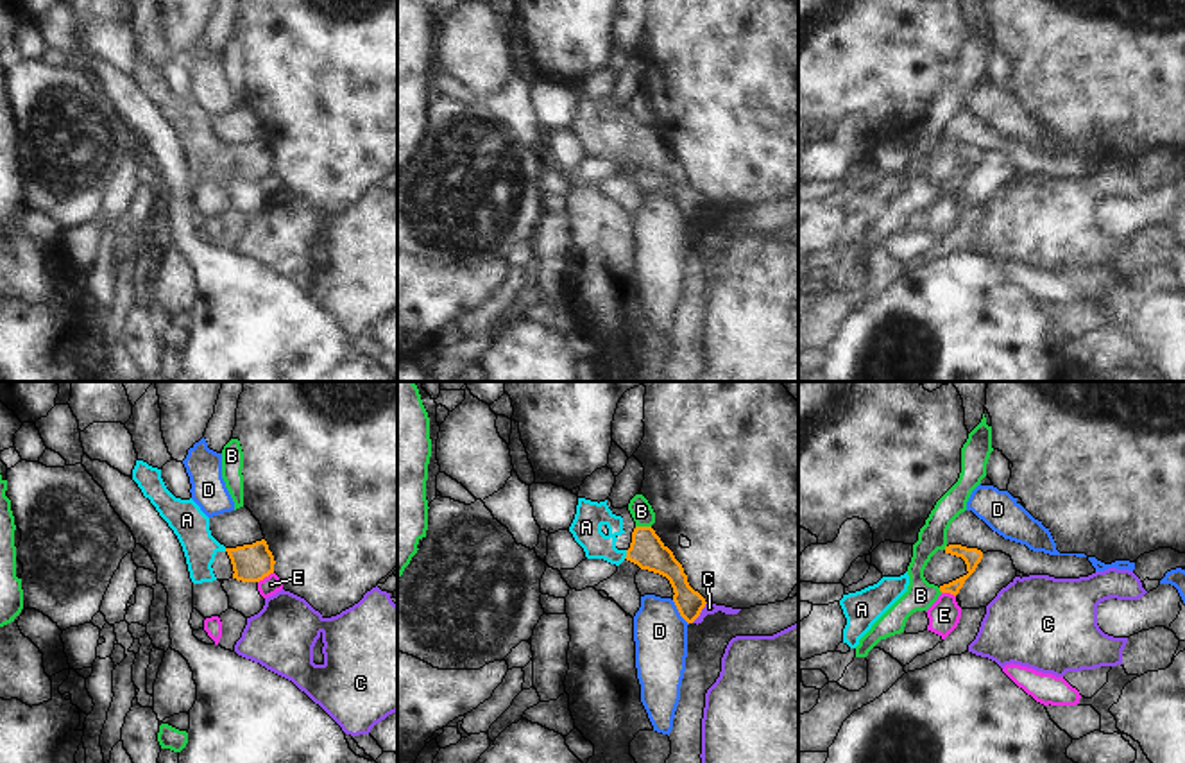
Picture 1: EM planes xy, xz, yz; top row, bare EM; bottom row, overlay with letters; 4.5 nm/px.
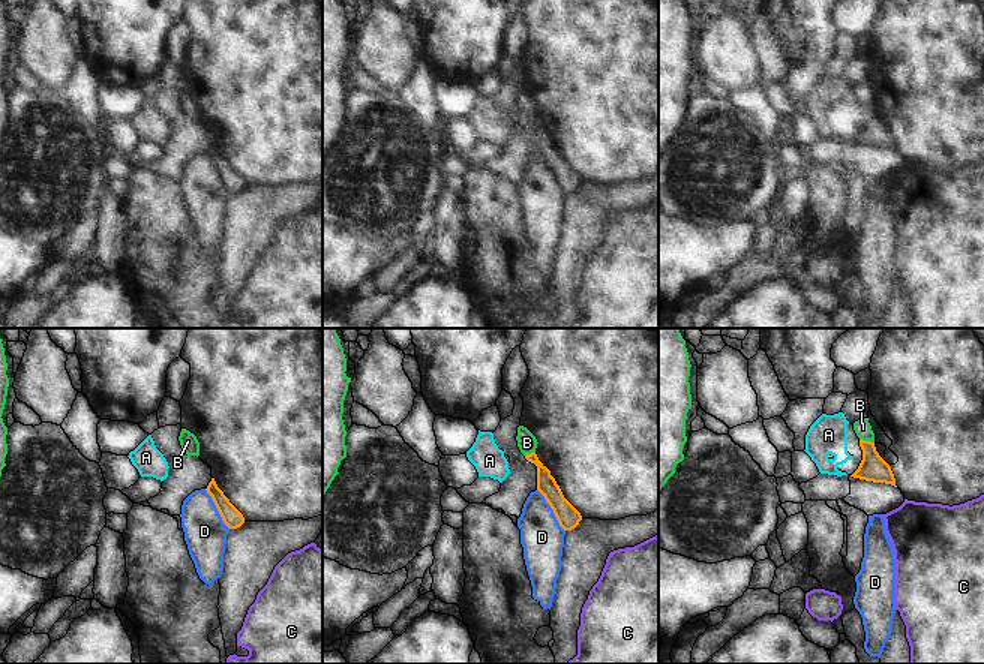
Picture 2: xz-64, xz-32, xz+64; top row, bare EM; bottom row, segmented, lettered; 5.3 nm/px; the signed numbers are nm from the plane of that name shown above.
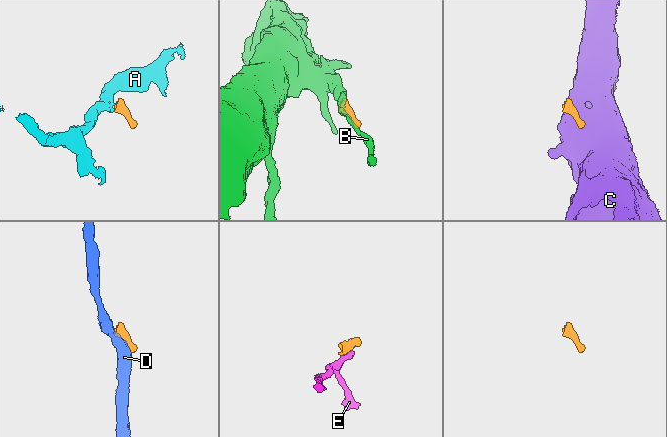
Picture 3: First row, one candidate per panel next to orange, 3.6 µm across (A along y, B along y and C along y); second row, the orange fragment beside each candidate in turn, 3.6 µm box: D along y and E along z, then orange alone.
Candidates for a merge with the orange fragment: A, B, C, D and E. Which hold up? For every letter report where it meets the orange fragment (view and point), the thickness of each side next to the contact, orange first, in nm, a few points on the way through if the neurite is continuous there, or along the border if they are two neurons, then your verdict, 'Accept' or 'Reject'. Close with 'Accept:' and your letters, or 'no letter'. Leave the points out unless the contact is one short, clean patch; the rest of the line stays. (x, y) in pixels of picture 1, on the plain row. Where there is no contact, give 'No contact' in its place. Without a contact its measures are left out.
A: Touches orange at xz (627, 153). Thickness 160 nm (orange) against 140 nm. Path across: xz (647, 149), (627, 153), (611, 153), (586, 126). Accept
B: Touches orange at xz (643, 126). Thickness 160 nm (orange) against 100 nm. Boundary: xz (636, 124), (650, 126). Reject
C: Touches orange at xz (700, 210). Thickness 120 nm (orange) against 50 nm. Boundary: xz (706, 201), (691, 221). Reject
D: Touches orange at xz (679, 210). Thickness 130 nm (orange) against 240 nm. Boundary: xz (672, 199), (688, 222). Reject
E: Touches orange at xy (265, 174). Thickness 180 nm (orange) against 90 nm. Boundary: xy (272, 171), (258, 181). Reject
Accept: A

